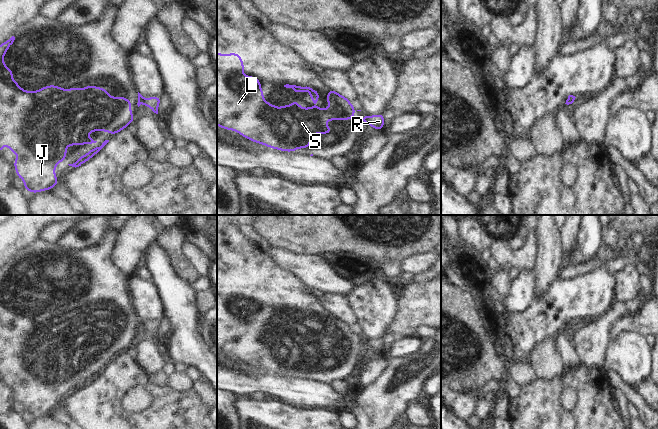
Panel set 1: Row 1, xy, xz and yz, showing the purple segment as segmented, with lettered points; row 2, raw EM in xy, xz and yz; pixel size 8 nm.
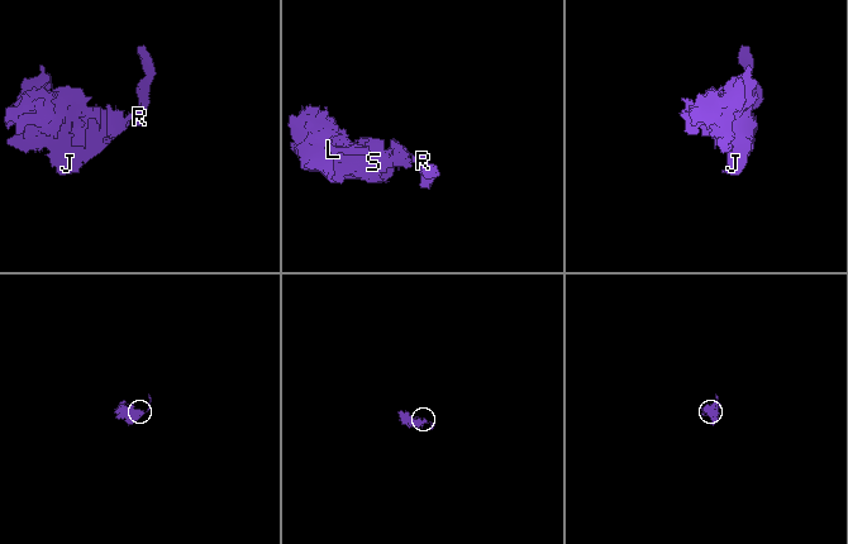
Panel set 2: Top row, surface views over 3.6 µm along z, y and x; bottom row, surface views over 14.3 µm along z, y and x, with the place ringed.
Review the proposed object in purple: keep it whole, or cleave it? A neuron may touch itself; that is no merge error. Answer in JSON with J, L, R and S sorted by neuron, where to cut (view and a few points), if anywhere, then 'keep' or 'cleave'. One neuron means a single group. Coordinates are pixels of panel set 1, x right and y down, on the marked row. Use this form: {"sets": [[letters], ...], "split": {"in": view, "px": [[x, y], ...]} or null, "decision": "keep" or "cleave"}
{"sets": [["J", "L", "S"], ["R"]], "split": {"in": "xz", "px": [[366, 116], [367, 123]]}, "decision": "cleave"}

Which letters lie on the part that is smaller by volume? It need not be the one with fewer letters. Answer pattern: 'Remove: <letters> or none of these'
Remove: R

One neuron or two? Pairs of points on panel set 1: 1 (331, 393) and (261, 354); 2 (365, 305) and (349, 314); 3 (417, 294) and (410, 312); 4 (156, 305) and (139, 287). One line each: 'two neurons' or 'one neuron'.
1: two neurons
2: two neurons
3: one neuron
4: one neuron

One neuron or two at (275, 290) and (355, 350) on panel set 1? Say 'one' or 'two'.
one

